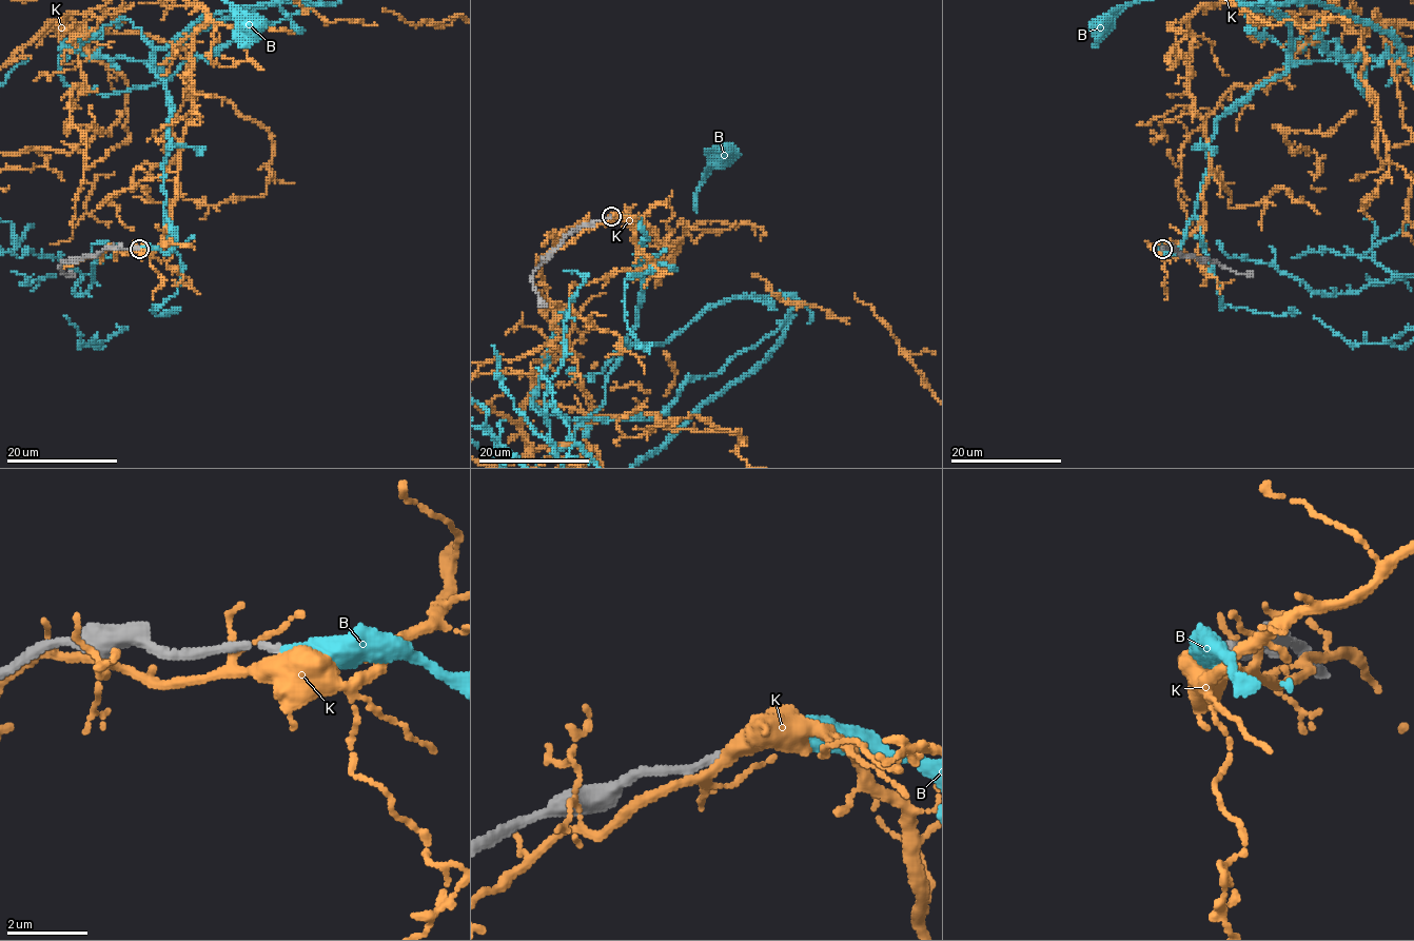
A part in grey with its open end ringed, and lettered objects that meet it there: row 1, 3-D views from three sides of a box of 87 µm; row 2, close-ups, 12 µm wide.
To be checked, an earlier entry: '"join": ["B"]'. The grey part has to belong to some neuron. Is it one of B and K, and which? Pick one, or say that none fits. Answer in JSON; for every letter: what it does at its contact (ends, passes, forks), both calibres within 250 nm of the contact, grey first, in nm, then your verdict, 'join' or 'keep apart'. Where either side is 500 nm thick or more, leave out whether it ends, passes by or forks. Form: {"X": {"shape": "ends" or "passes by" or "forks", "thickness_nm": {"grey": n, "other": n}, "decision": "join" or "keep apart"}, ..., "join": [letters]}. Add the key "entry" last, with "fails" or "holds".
{"B": {"shape": "ends", "thickness_nm": {"grey": 180, "other": 280}, "decision": "join"}, "K": {"thickness_nm": {"grey": 170, "other": 500}, "decision": "keep apart"}, "join": ["B"], "entry": "holds"}

